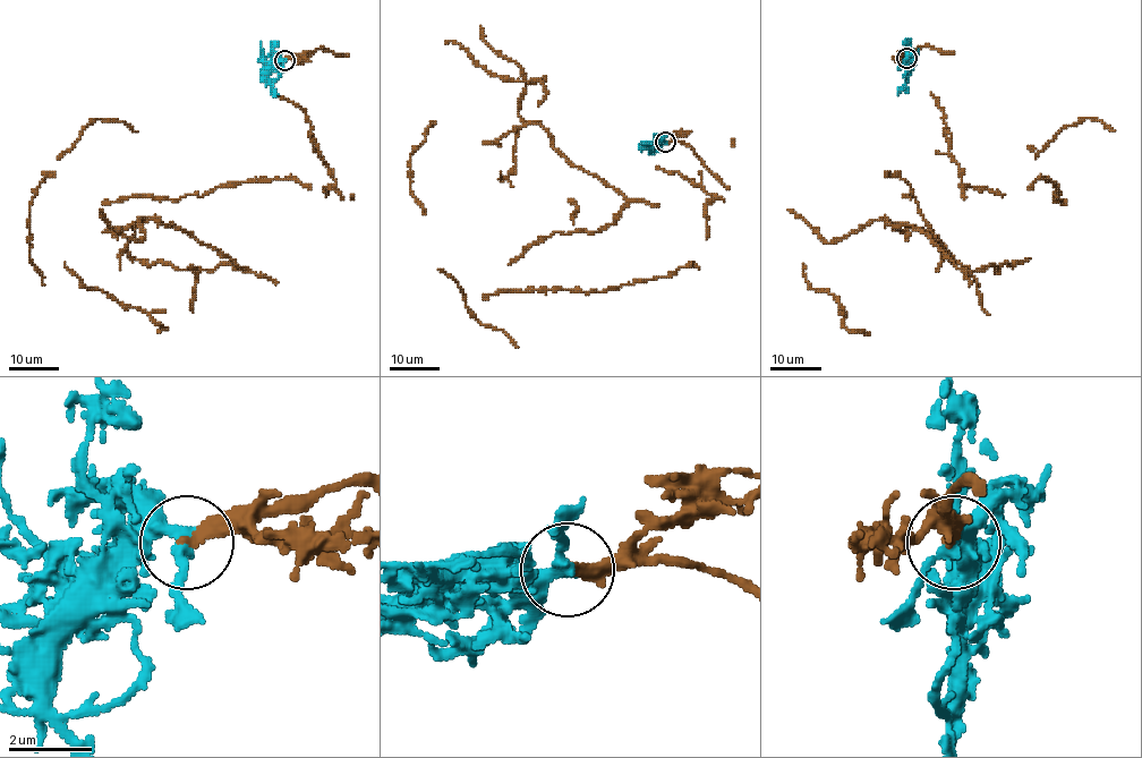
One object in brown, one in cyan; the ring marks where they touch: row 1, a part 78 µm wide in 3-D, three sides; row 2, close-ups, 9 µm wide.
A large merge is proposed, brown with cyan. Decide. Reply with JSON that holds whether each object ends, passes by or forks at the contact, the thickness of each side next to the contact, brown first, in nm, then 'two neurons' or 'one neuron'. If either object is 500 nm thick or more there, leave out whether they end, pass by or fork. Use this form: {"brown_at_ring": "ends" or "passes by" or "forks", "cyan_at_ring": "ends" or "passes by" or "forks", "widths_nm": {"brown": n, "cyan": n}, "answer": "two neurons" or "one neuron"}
{"brown_at_ring": "ends", "cyan_at_ring": "passes by", "widths_nm": {"brown": 300, "cyan": 280}, "answer": "two neurons"}

